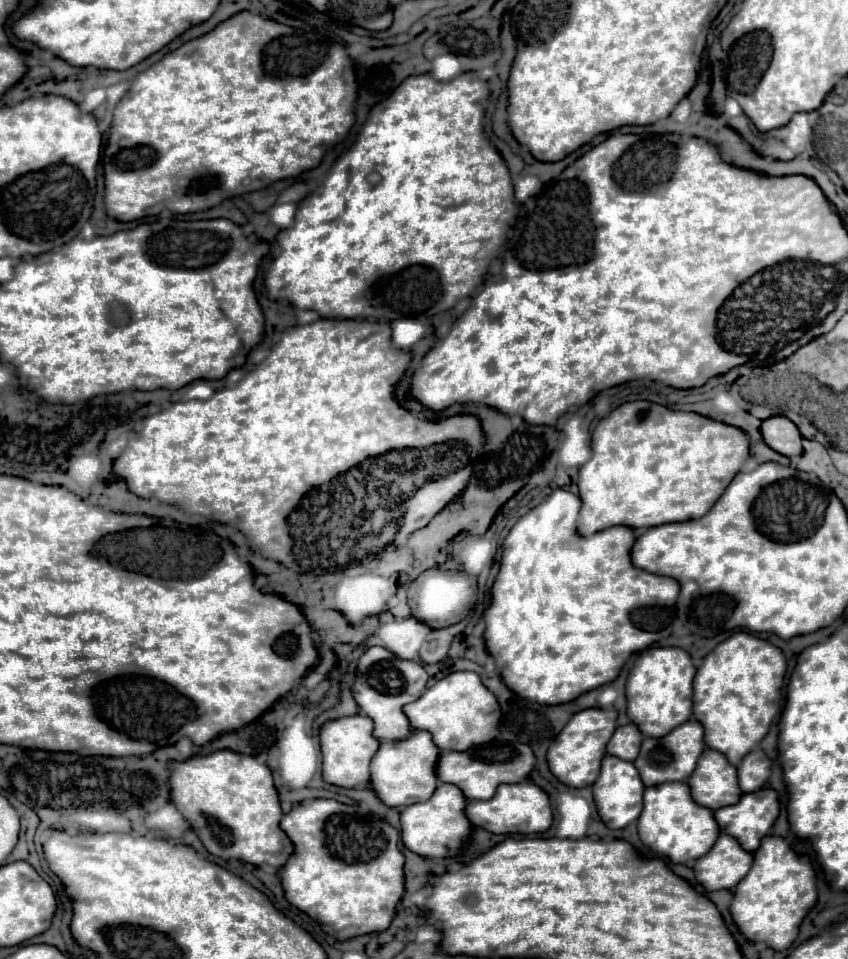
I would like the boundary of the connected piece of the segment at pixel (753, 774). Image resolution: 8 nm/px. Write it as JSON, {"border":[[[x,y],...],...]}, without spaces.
{"border":[[[752,749],[742,763],[736,767],[738,771],[738,787],[742,793],[752,793],[762,789],[770,775],[770,759],[764,755],[762,749]]]}

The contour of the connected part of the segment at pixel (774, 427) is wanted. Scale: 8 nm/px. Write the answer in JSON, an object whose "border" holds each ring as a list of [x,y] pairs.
{"border":[[[770,417],[762,421],[760,433],[764,443],[784,457],[796,457],[802,453],[802,435],[786,417]]]}

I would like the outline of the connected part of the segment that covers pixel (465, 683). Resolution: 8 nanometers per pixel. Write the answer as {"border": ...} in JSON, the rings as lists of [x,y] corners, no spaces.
{"border":[[[470,671],[450,673],[428,687],[416,701],[402,709],[412,729],[424,729],[432,735],[434,745],[440,751],[466,751],[474,745],[492,741],[498,731],[498,701],[482,685],[480,677]]]}

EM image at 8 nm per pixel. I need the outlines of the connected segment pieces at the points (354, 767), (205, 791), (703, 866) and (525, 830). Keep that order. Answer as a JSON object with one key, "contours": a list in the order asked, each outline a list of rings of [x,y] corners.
{"contours":[[[[352,715],[326,721],[320,727],[322,749],[322,779],[338,787],[366,787],[366,775],[370,775],[370,755],[374,755],[378,741],[372,735],[372,723],[366,715]]],[[[222,749],[210,755],[190,757],[186,761],[168,761],[168,771],[170,801],[190,823],[192,831],[200,837],[208,853],[222,859],[238,859],[250,865],[268,863],[272,867],[282,867],[286,863],[292,851],[292,843],[286,837],[286,833],[278,827],[282,819],[280,799],[272,783],[272,773],[264,763],[256,761],[252,755],[240,755],[230,749]]],[[[720,833],[714,847],[704,857],[700,857],[692,869],[696,881],[706,891],[734,889],[738,885],[738,879],[750,871],[750,853],[742,851],[736,839]]],[[[530,781],[522,783],[502,783],[494,797],[488,801],[470,801],[464,809],[468,821],[474,827],[482,827],[490,833],[498,835],[508,835],[508,833],[522,833],[522,835],[532,835],[532,833],[542,833],[552,825],[552,807],[548,795],[536,787]]]]}

